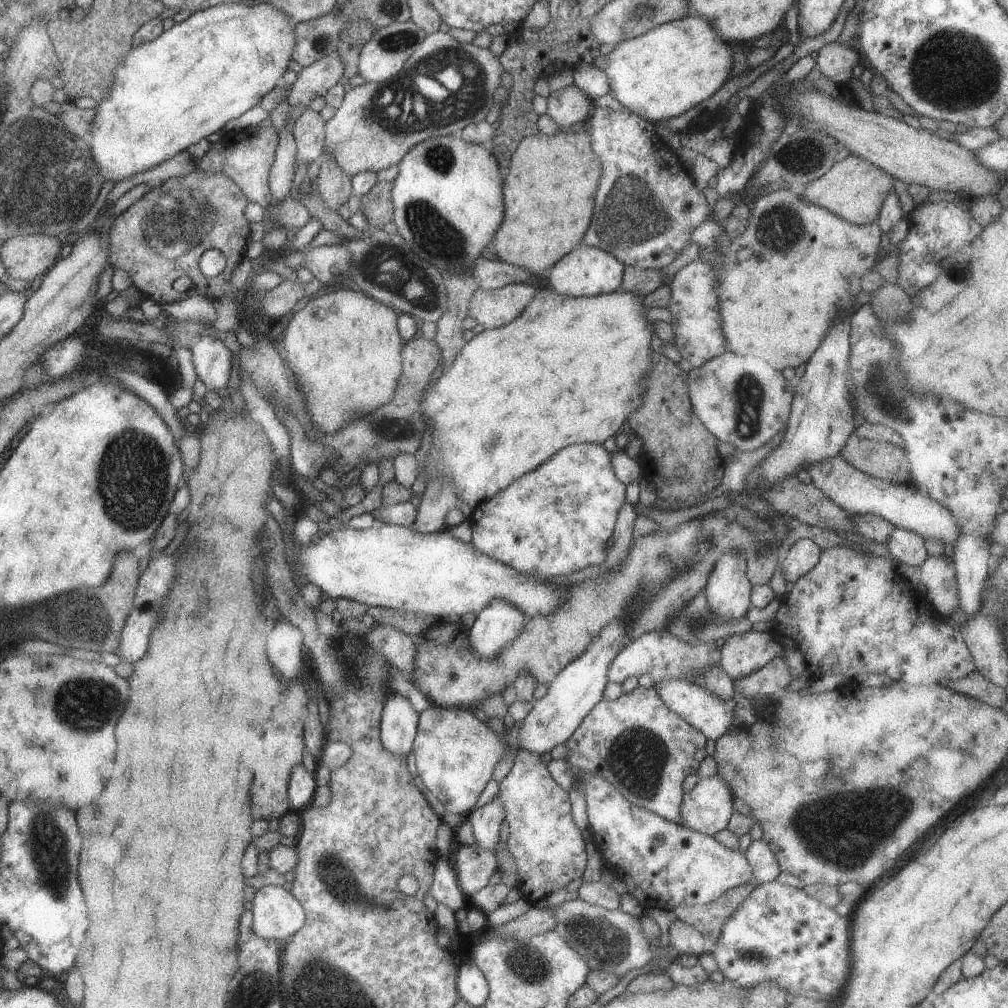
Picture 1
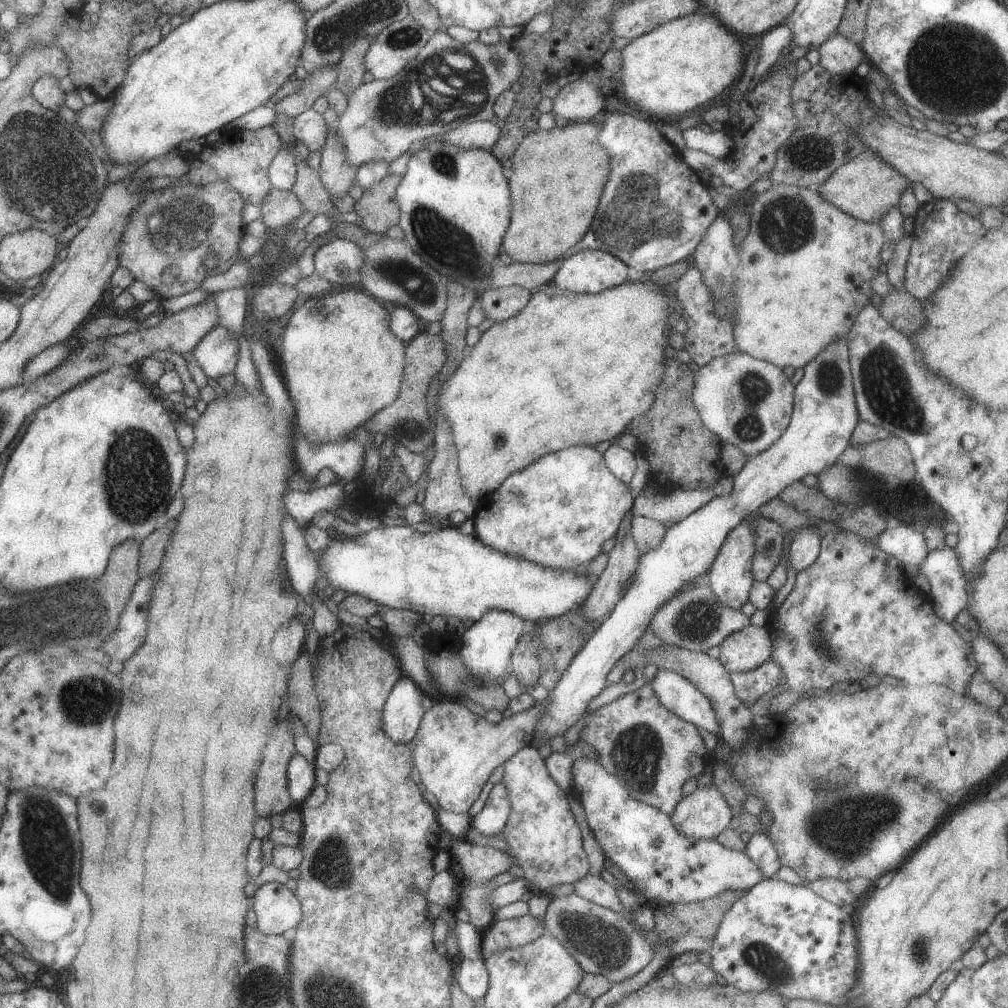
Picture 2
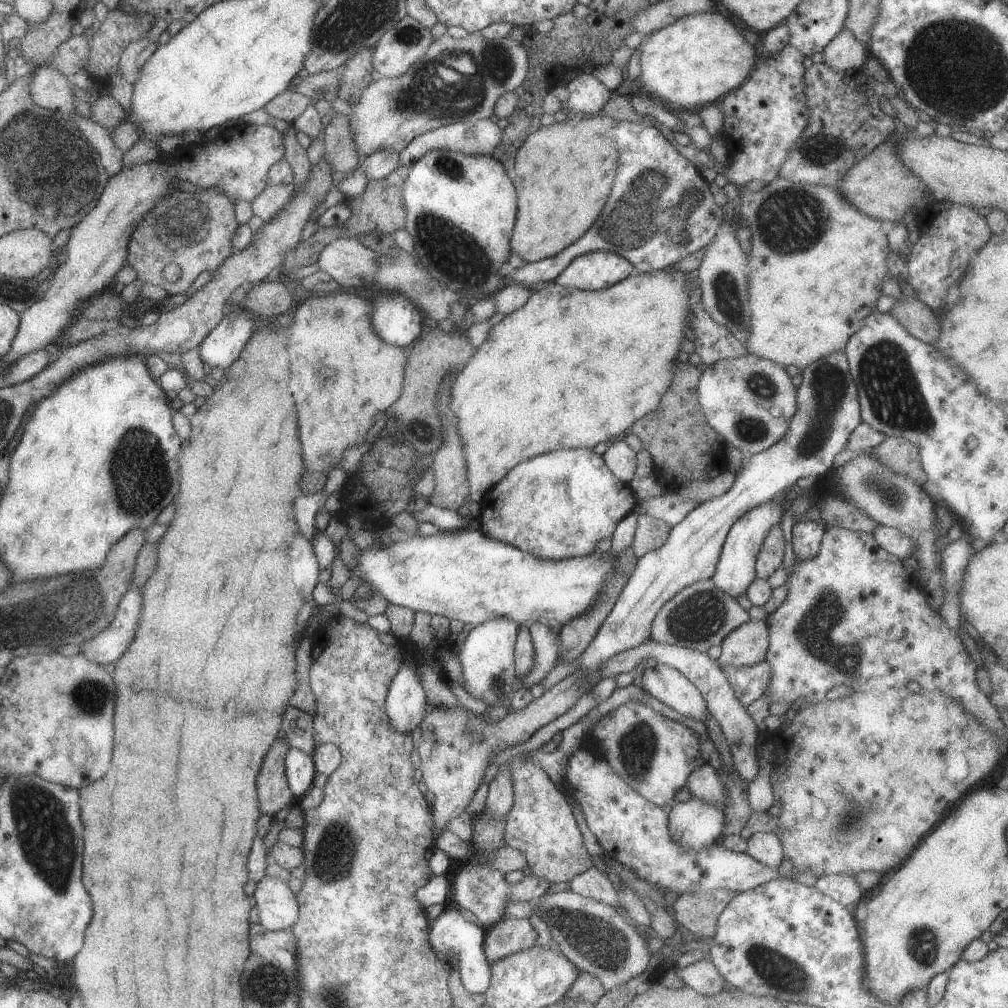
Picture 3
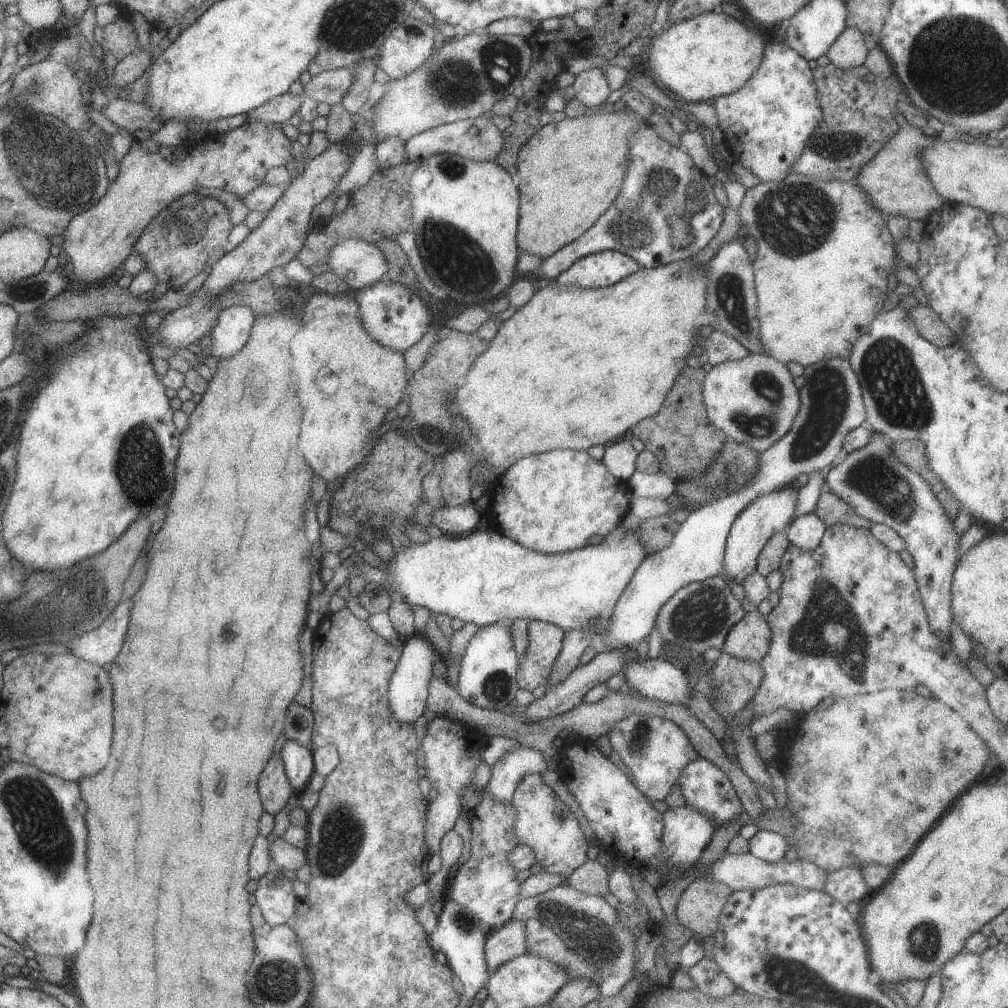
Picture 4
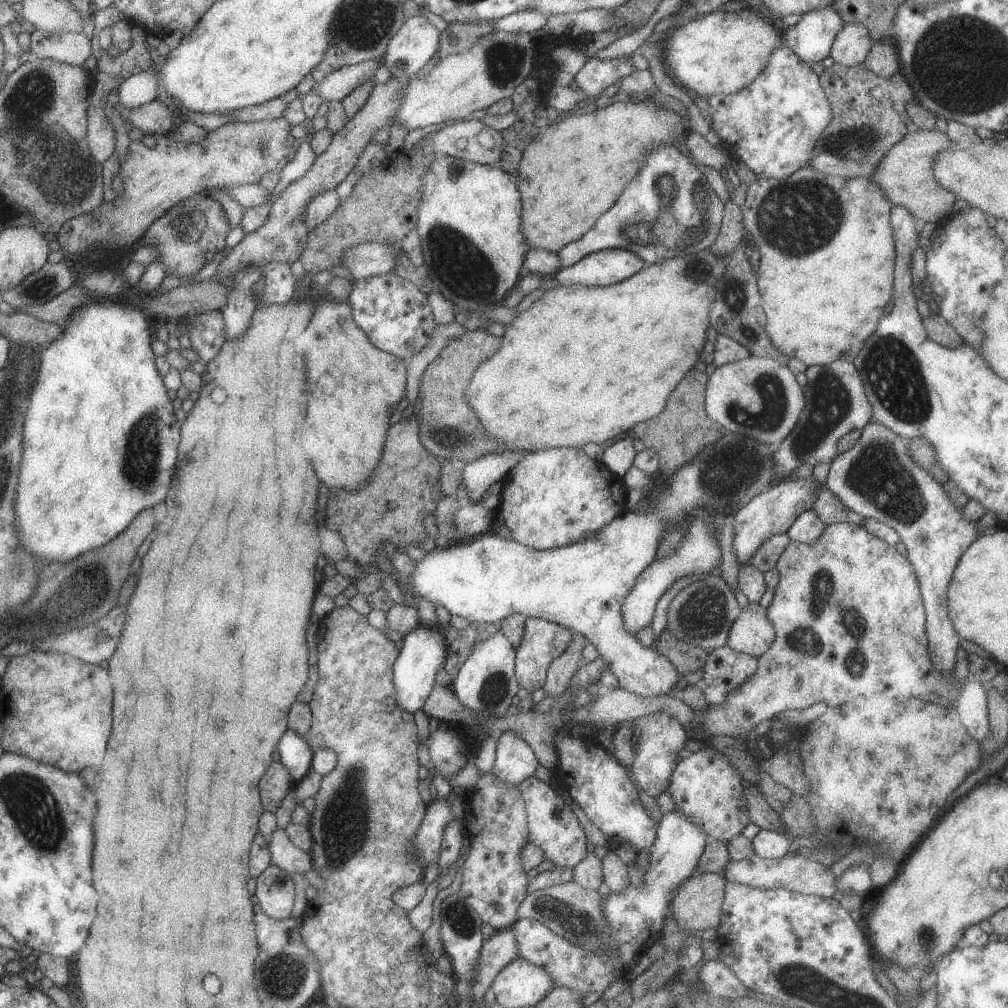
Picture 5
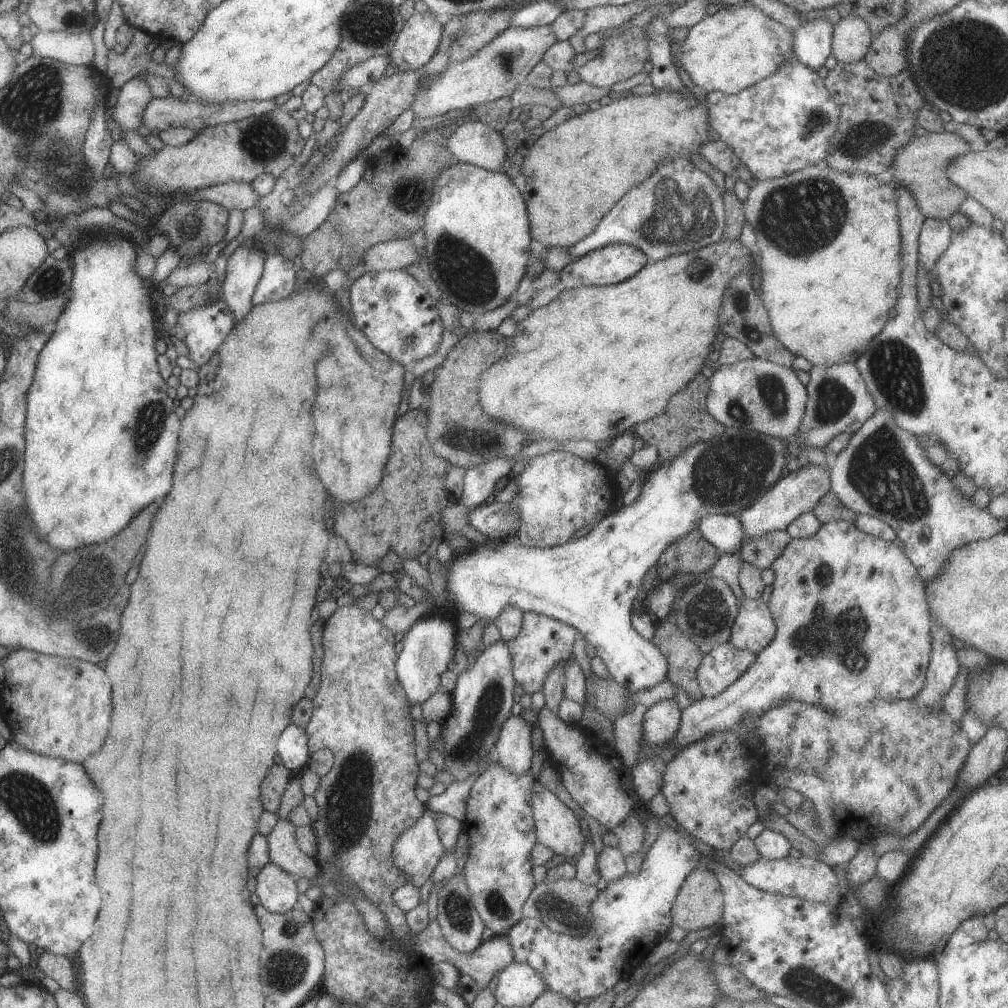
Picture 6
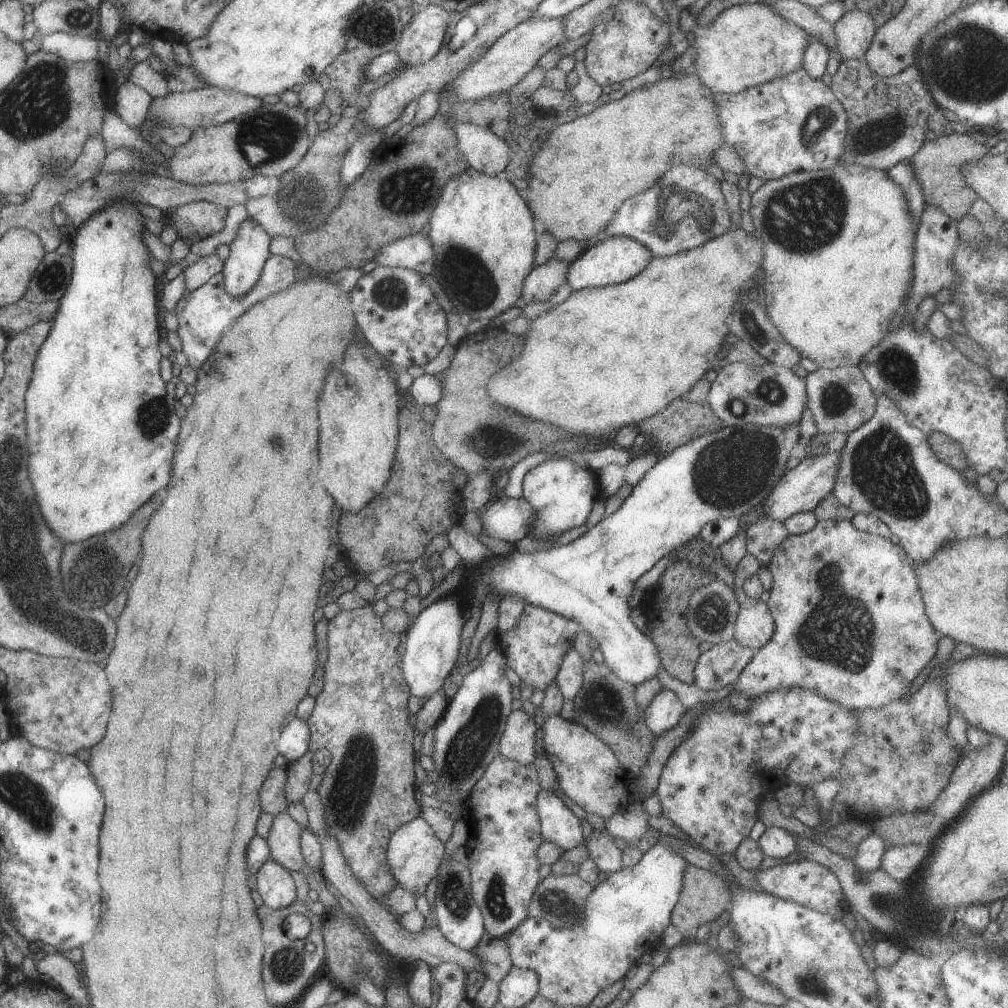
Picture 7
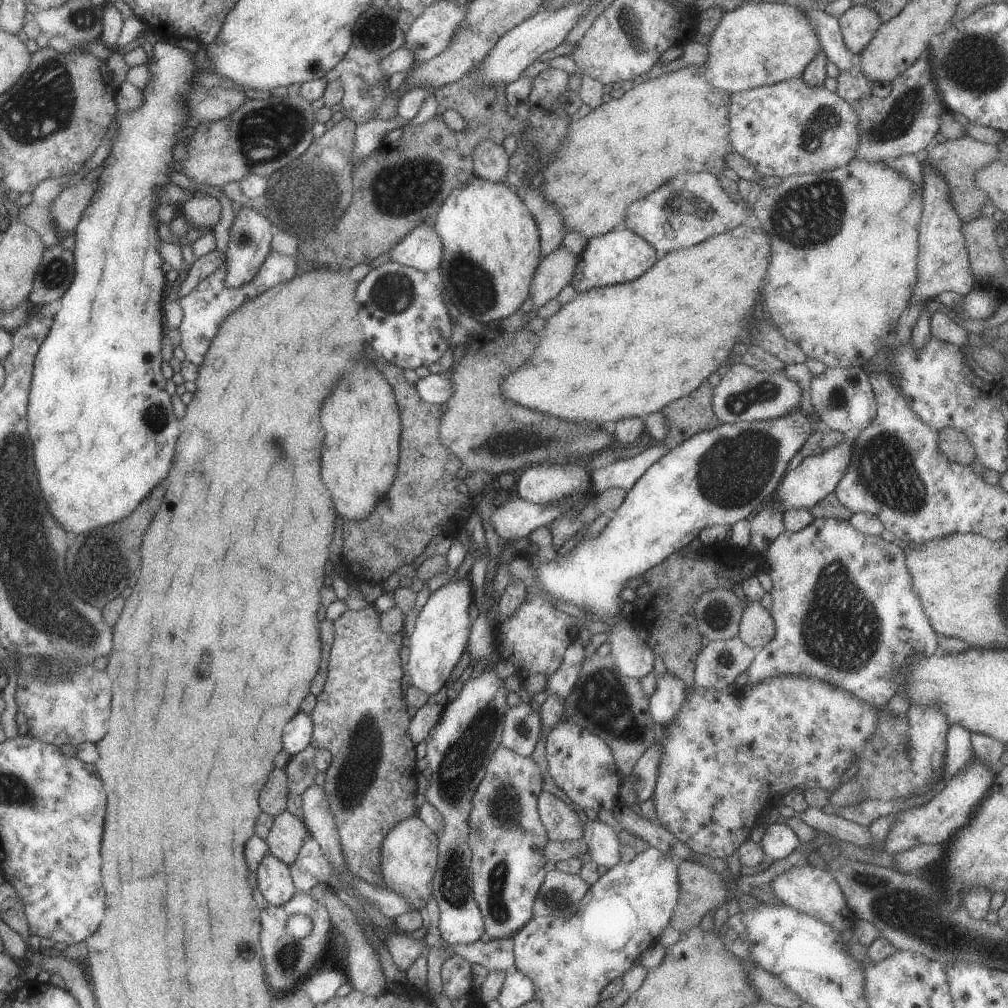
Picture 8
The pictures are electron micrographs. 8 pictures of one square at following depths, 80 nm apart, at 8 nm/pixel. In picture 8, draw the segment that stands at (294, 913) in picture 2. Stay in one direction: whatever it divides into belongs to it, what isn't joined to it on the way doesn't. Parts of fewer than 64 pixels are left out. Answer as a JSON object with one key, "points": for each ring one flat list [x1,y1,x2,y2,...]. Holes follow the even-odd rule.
{"points":[[269,852,257,866,257,884,263,898,273,906,287,902,297,891,289,867]]}

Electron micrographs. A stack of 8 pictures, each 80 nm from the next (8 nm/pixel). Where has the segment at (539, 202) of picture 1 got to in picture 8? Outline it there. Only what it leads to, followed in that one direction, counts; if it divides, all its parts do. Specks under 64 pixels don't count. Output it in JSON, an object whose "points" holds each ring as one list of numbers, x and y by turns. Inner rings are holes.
{"points":[[691,65,679,68,675,72,661,73,658,77,651,77,646,81,632,86,628,91,618,99,611,99,608,102,601,103,597,108,591,109,590,112,576,121,570,122,568,133,562,140,562,147,554,161,551,161,539,172,539,186,542,190,546,200,552,202,556,209,562,214,562,225,564,231,578,232,589,240,594,235,602,235,609,231,617,231,624,228,624,217,626,216,626,208,641,197,652,193,657,190,663,183,671,180,673,176,680,173,711,173,712,175,719,176,726,166,725,154,733,153,733,147,729,146,727,142,727,108,729,104,730,93,723,89,717,90,711,86,708,78,710,76,709,69,705,66]]}

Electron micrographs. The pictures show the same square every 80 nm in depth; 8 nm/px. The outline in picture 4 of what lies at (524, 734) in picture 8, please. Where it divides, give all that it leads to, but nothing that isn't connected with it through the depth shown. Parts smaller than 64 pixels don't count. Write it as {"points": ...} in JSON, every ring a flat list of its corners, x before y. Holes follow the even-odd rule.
{"points":[[518,745,497,758,490,766,490,778,486,785,494,799,511,802,514,789,525,775,550,770,545,757,539,751]]}

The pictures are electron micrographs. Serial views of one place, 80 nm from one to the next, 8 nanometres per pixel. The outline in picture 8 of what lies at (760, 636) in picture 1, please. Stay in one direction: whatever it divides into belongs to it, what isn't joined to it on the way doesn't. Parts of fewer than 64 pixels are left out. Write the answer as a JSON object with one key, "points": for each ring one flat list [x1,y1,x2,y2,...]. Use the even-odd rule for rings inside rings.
{"points":[[748,601,738,624,738,636,743,643,758,651,776,634,770,612,760,602]]}

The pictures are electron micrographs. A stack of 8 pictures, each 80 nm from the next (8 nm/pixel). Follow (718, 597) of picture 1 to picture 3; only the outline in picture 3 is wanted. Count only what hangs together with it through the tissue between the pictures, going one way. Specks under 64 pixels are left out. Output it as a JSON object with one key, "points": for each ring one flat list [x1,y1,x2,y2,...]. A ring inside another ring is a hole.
{"points":[[773,499,762,502,740,516,728,530,711,580,716,584,716,587,719,587,735,600,736,596,745,592,749,583,756,577,754,564,757,553,771,528,780,523,784,511,782,503,781,500,776,502]]}

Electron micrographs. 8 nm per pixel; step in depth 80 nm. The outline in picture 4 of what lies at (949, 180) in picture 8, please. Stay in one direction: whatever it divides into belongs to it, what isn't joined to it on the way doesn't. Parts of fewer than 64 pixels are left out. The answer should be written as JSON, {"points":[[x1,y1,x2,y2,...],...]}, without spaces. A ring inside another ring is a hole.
{"points":[[906,125,901,128,878,150,856,177,855,183,866,192,870,202,887,218,889,215,903,215,908,219,925,222,933,211,938,211,944,198,937,194,932,182,922,167,920,152,934,144,936,137,923,134,920,128]]}

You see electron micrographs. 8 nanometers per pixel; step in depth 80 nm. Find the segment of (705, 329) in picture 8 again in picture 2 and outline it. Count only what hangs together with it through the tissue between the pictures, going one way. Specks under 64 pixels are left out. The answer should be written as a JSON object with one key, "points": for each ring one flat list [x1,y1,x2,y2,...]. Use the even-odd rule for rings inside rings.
{"points":[[625,281,624,283,618,284,613,288,598,292,598,293,574,293,571,291,562,291,555,283,549,282,541,286,537,292,531,292,530,299,528,303,517,313,515,316,508,318,507,320,501,321,500,323,493,323,486,331,482,332,479,340,474,344,474,346,467,348,467,352,464,355,464,359,460,362,457,370,452,374,452,376,447,380,446,384,440,389,437,394,436,408,437,411,441,411,442,415,446,416,446,422,450,426,450,435,454,438,454,445,457,451,457,462,458,462,458,473,461,477,460,483,463,490,469,495,474,505,478,505,483,497,489,496,498,486,503,482,512,472,531,464,534,460,537,460,540,456,549,454,549,452,557,452,559,449,564,449,573,445,589,445,595,447,599,442,605,442,605,440,615,440,619,438,624,432,627,431,627,426,630,420,633,420,636,416,644,415,653,404,654,397,656,396,656,390,658,389,658,384,662,379,664,373,663,361,666,358,663,355,663,350,667,344,667,339,669,334,675,333,669,326,667,318,669,318,669,312,674,312,671,307,669,307,669,298,663,292,663,287,653,281]]}

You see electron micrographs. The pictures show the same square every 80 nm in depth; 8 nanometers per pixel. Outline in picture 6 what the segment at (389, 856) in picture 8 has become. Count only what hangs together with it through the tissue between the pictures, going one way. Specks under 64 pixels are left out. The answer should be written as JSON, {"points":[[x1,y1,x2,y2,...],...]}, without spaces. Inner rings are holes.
{"points":[[425,808,423,814,406,828,392,846,392,861,405,877,407,884,418,888,425,884,425,880,431,877,435,864,444,854,444,848,437,834,437,827,433,818,433,811]]}

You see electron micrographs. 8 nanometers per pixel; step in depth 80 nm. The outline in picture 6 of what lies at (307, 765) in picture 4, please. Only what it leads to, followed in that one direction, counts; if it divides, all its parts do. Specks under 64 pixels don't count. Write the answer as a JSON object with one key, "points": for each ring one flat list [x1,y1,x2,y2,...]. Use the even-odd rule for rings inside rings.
{"points":[[289,724,277,740,277,754,291,774,303,772,308,764,310,752,308,749,307,733,295,724]]}

